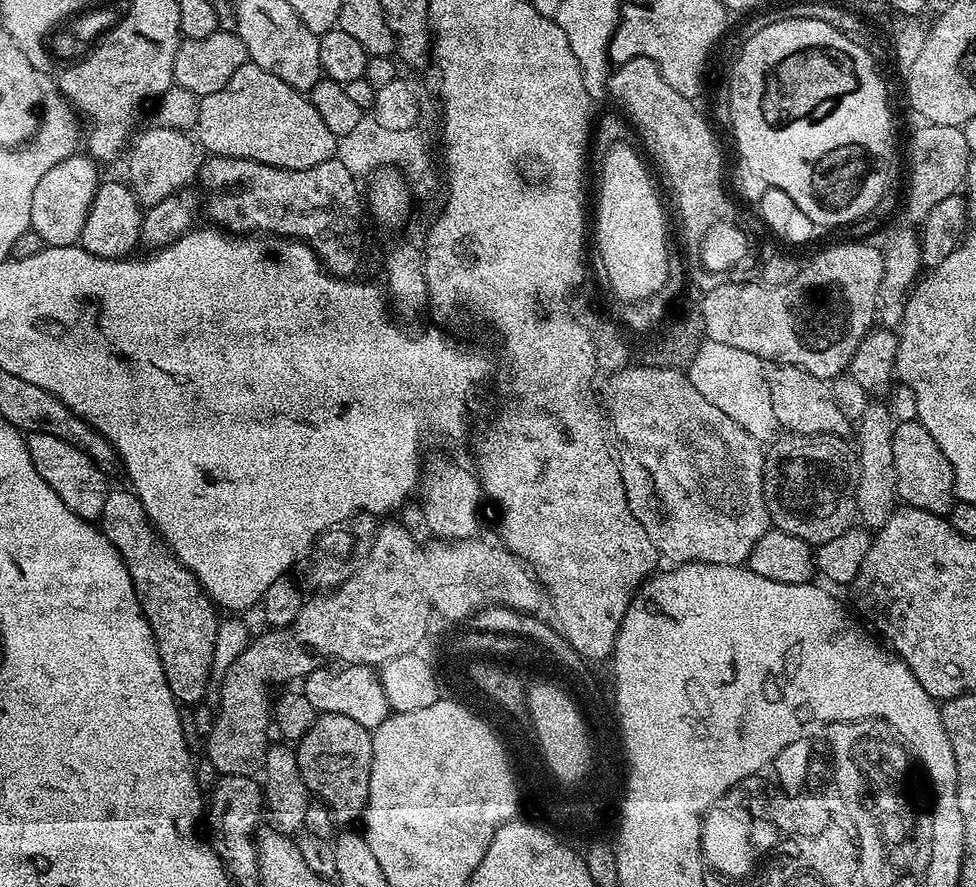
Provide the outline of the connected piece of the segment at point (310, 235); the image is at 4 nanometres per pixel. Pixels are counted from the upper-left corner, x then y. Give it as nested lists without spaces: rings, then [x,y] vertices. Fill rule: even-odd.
[[[225,156],[207,157],[208,161],[198,168],[198,184],[212,193],[206,200],[206,212],[213,225],[232,234],[267,234],[282,236],[289,240],[303,240],[316,251],[320,263],[334,276],[351,277],[360,264],[360,251],[364,248],[364,228],[360,219],[366,216],[362,192],[356,189],[357,177],[343,166],[337,158],[318,162],[310,170],[286,170],[259,164],[253,160],[239,160]]]

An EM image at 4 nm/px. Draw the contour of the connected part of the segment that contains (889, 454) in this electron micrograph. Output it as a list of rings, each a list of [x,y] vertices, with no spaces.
[[[870,402],[854,428],[854,448],[858,453],[856,473],[856,515],[869,530],[878,530],[898,507],[896,475],[894,474],[894,430],[897,421],[884,402]]]

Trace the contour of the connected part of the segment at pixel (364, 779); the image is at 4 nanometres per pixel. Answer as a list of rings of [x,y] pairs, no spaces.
[[[321,712],[316,721],[306,730],[306,734],[295,745],[298,758],[298,770],[302,770],[302,782],[306,782],[309,793],[332,811],[332,819],[337,825],[348,826],[351,820],[359,821],[368,805],[370,794],[370,766],[372,765],[372,732],[358,726],[354,718],[346,718],[346,714],[330,714]]]

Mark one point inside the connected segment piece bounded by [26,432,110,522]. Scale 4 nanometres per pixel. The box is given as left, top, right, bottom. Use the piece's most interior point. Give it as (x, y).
(72, 474)

